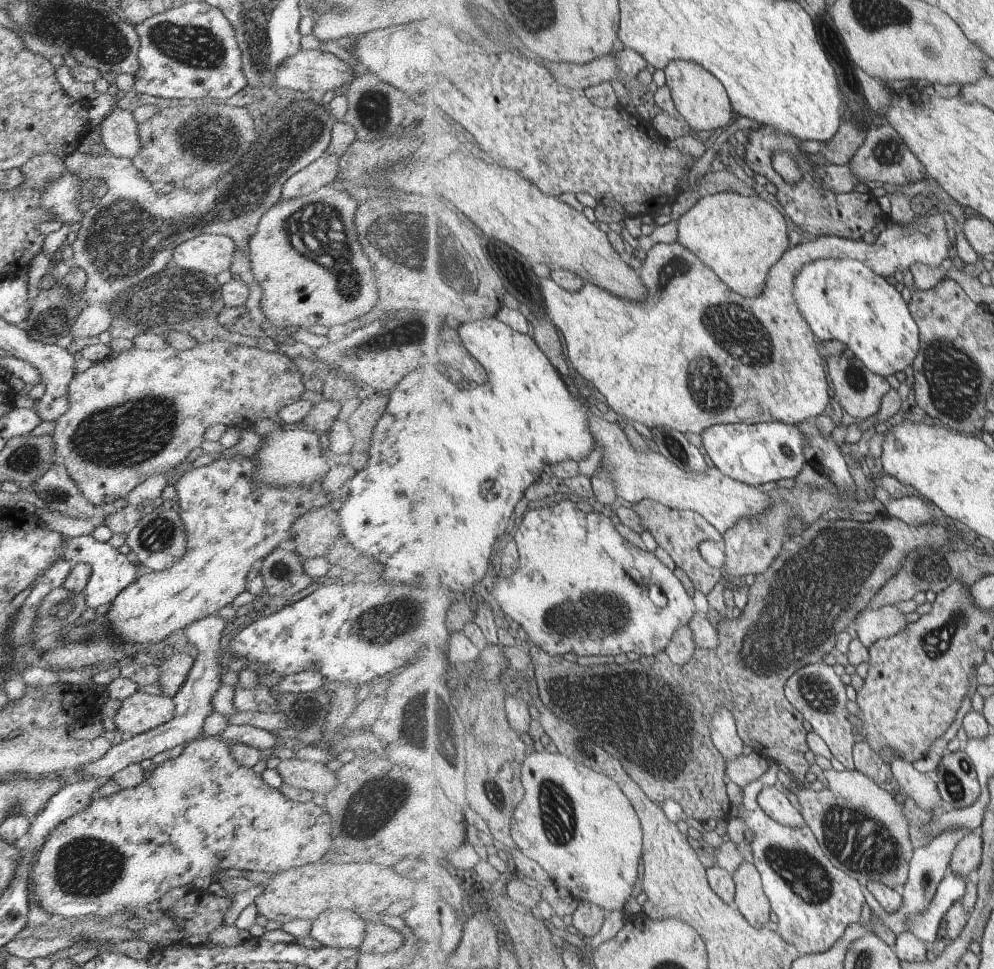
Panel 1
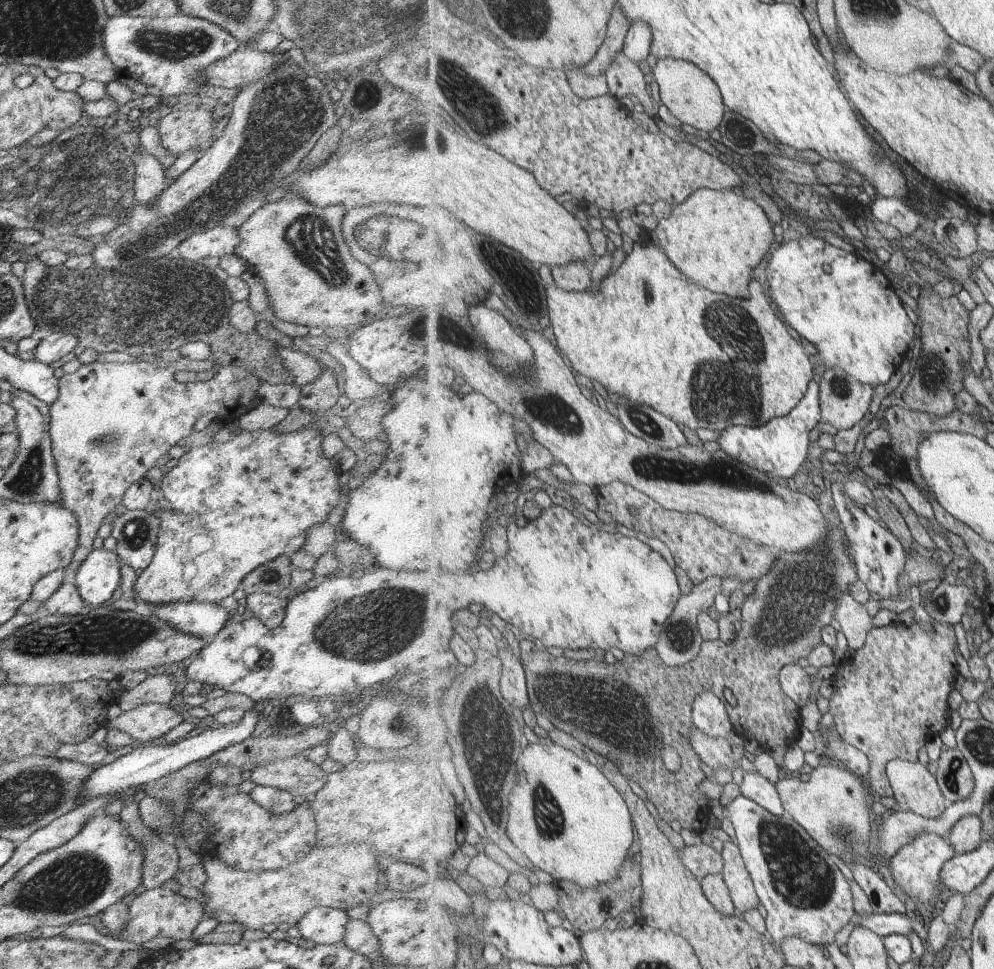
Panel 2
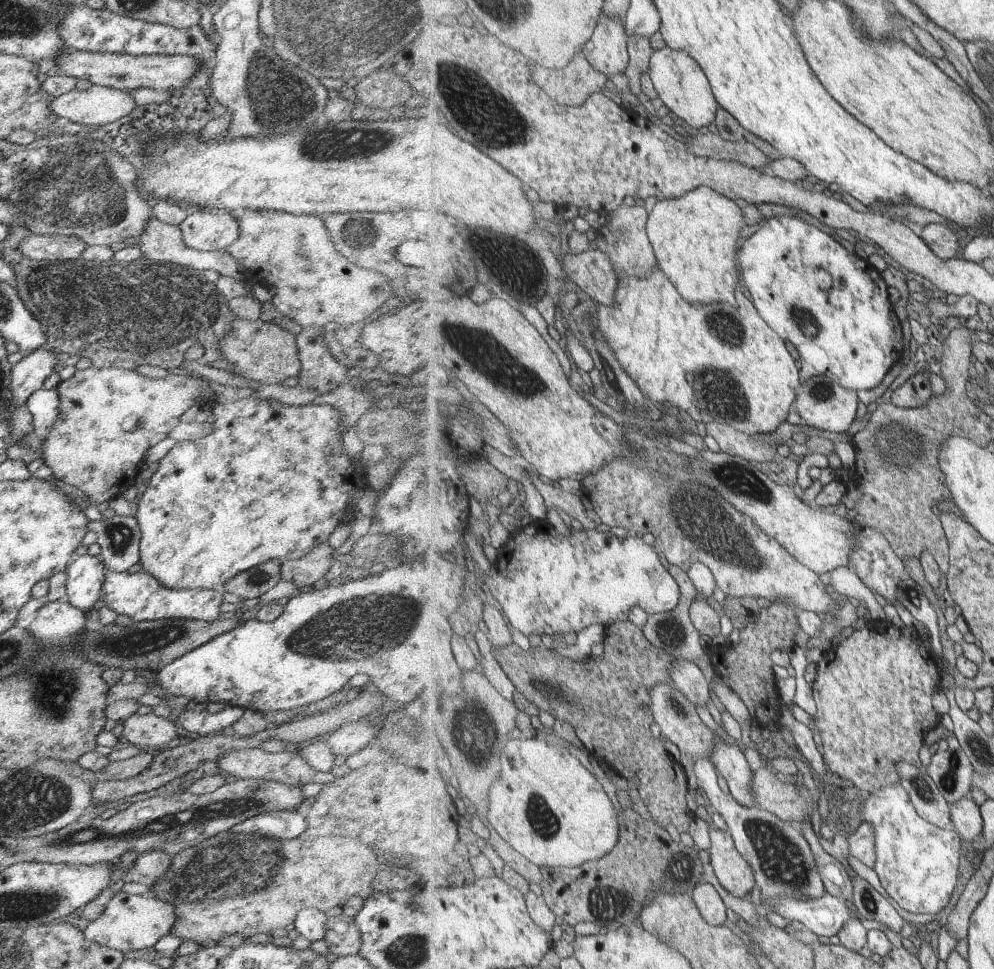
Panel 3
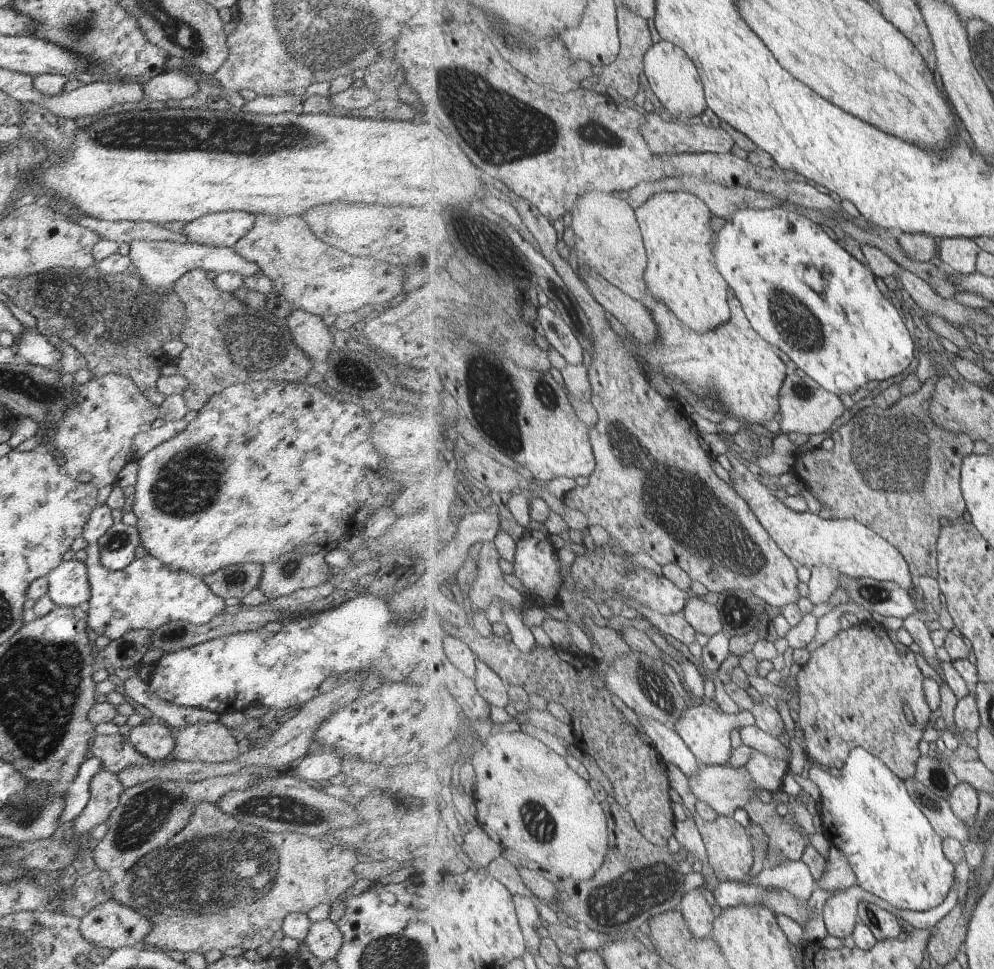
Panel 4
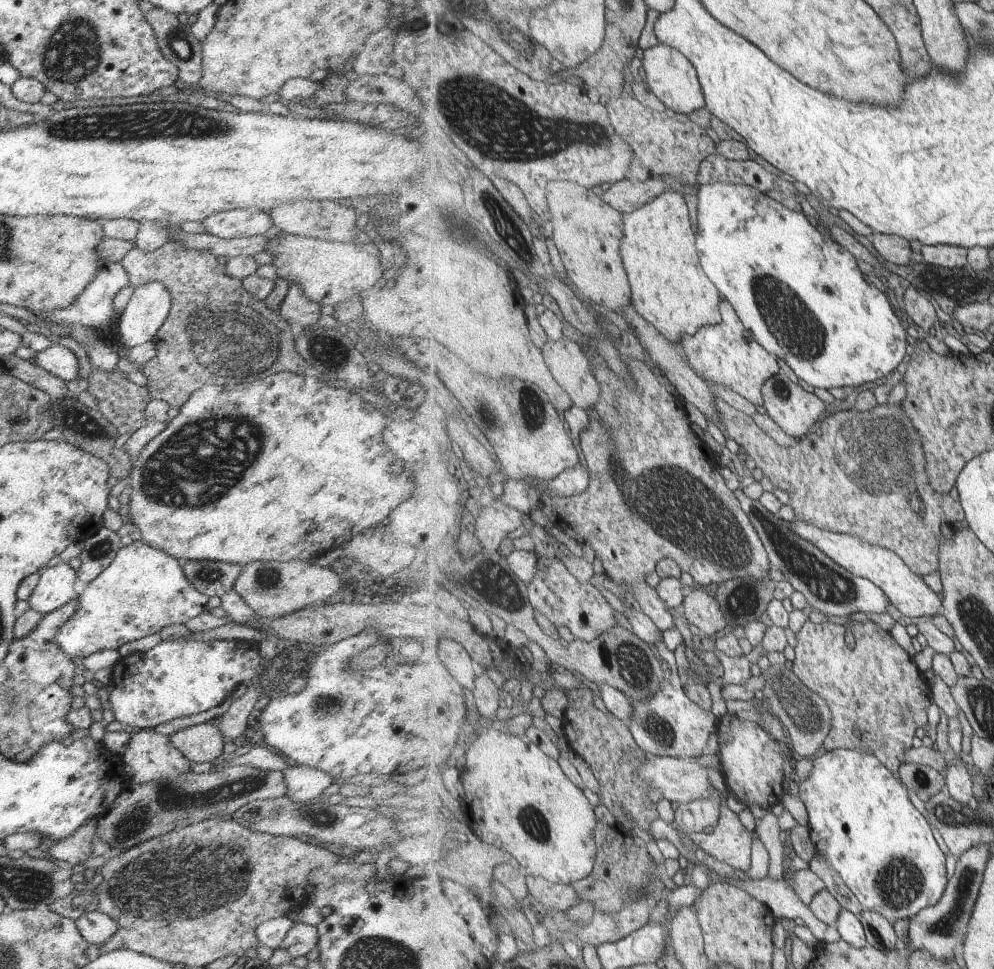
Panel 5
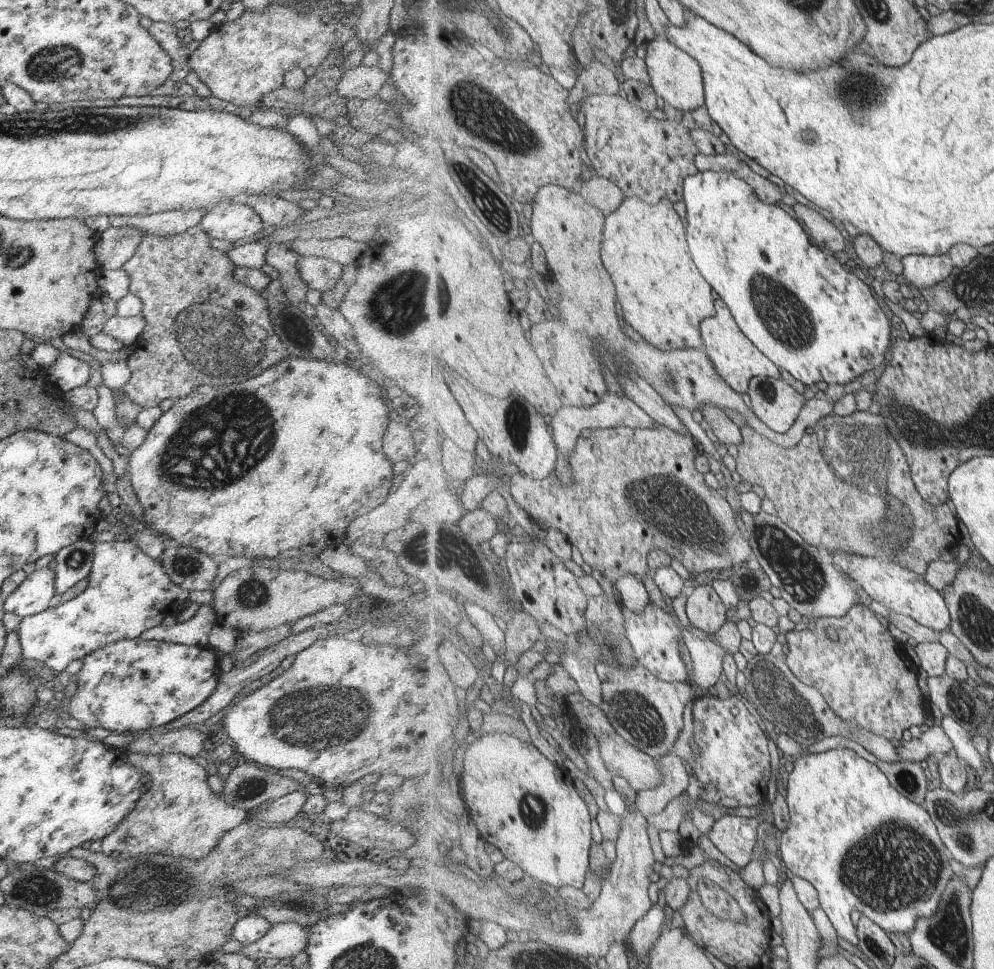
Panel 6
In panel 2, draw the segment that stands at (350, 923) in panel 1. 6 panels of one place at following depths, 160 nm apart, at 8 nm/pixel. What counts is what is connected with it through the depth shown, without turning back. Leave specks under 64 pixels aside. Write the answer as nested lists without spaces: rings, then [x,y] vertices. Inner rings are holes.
[[[319,907],[306,912],[298,920],[297,928],[301,937],[317,945],[334,945],[342,942],[348,920],[344,910]]]

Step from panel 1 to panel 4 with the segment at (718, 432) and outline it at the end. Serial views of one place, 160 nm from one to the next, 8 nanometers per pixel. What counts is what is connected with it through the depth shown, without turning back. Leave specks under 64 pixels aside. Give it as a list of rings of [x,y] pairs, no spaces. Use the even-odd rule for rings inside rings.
[[[785,206],[781,208],[767,208],[763,210],[755,210],[751,208],[741,207],[727,221],[724,226],[717,232],[715,256],[719,270],[723,272],[723,276],[727,278],[727,282],[731,284],[731,288],[737,292],[737,298],[743,303],[744,309],[747,310],[747,316],[755,330],[763,335],[773,346],[779,346],[787,356],[796,364],[798,369],[805,371],[811,378],[814,378],[821,386],[833,391],[835,394],[855,394],[859,388],[872,387],[881,380],[893,378],[897,374],[901,374],[903,370],[907,370],[915,358],[915,342],[911,338],[909,328],[905,326],[903,315],[898,311],[897,305],[891,304],[879,290],[876,274],[867,266],[863,266],[855,256],[851,256],[843,246],[839,246],[835,241],[835,237],[829,230],[819,224],[809,220],[803,214],[797,214],[793,210],[785,210]],[[807,270],[820,270],[824,279],[823,290],[815,290],[815,286],[811,286],[811,282],[807,282]]]

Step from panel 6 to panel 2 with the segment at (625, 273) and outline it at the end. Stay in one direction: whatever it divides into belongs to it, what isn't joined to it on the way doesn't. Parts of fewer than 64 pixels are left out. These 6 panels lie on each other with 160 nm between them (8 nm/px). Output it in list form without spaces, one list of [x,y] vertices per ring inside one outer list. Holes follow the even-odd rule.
[[[701,189],[673,208],[668,218],[661,219],[656,233],[659,246],[686,277],[714,292],[747,299],[749,282],[753,280],[753,270],[763,262],[763,258],[767,256],[767,252],[771,252],[775,244],[773,225],[763,207],[741,191]]]

